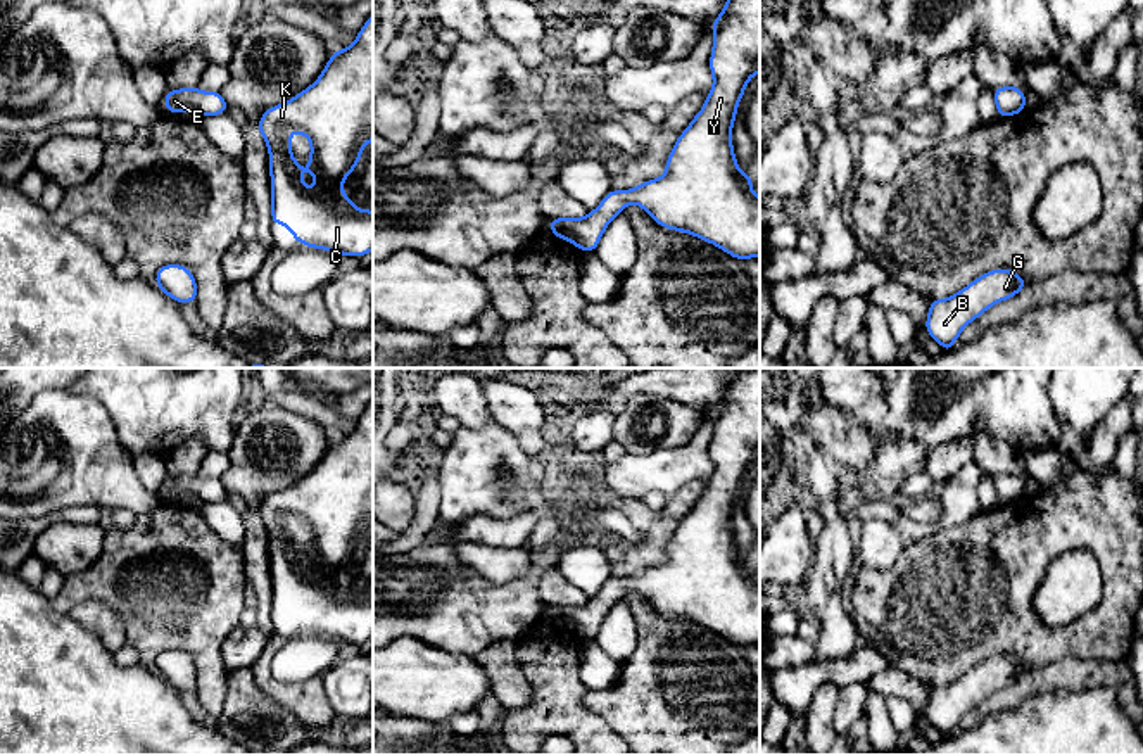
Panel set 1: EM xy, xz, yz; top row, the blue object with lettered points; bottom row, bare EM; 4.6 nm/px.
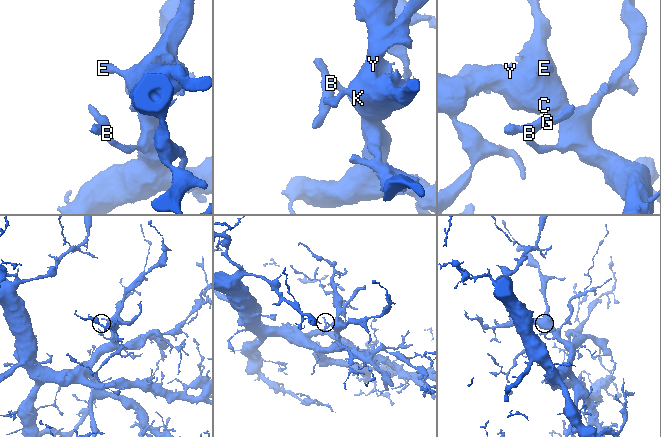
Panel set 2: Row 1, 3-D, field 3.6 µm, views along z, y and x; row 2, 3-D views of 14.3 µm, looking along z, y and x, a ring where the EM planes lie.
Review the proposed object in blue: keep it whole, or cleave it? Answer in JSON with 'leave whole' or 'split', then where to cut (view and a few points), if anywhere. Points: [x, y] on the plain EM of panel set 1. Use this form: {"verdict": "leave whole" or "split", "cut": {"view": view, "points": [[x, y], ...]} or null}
{"verdict": "leave whole", "cut": null}

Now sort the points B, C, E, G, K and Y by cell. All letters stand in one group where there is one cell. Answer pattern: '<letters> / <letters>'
B C E G K Y

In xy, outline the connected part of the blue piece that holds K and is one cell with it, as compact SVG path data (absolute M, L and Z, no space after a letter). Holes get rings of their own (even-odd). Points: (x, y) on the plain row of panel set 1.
M373 401L357 418L356 428L347 435L338 435L330 442L319 465L294 485L266 496L256 515L269 539L271 563L271 612L285 612L294 627L304 634L332 638L338 643L356 643L357 646L373 638L373 598L357 596L344 581L344 567L352 560L361 546L363 534L373 527ZM290 518L300 518L311 530L307 558L318 567L316 574L302 574L302 555L292 544Z

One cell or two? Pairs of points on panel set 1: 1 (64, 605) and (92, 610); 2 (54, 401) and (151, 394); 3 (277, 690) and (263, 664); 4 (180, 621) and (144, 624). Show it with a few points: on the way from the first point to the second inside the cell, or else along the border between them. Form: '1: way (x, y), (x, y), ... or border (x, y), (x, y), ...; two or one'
1: border (78, 605), (101, 602), (118, 615); two
2: border (68, 389), (92, 396), (118, 431); two
3: way (270, 683), (263, 671); one
4: way (171, 621), (156, 621), (152, 624); one

